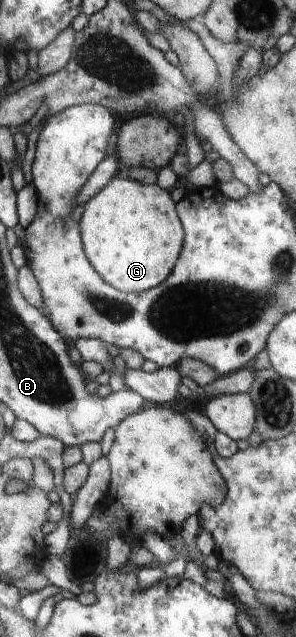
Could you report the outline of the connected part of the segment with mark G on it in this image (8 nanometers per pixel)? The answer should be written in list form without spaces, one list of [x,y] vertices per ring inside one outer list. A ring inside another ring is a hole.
[[[115,176],[85,203],[78,224],[91,265],[112,286],[127,293],[147,292],[165,281],[183,249],[175,203],[159,184],[143,185]]]

